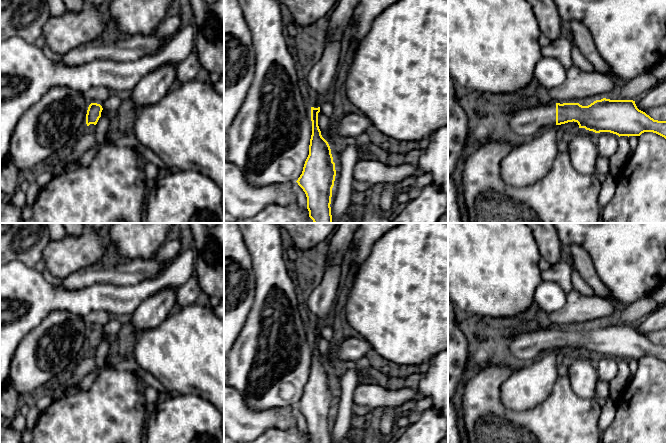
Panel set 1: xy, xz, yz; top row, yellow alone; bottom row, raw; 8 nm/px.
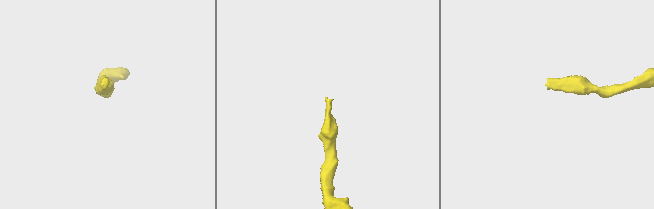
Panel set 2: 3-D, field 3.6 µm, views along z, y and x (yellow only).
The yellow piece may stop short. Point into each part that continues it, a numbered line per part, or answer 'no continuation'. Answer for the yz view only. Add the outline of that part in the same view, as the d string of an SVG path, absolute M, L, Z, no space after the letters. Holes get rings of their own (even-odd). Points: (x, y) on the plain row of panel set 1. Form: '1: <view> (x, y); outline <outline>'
1: yz (527, 347); outline M556 327L551 330L541 329L521 334L510 345L511 354L525 363L532 362L544 353L555 349Z

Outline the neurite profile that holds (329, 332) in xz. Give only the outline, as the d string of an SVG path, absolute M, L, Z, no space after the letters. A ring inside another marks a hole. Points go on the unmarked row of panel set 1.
M327 323L320 330L320 336L334 344L337 341L337 329L335 324Z

